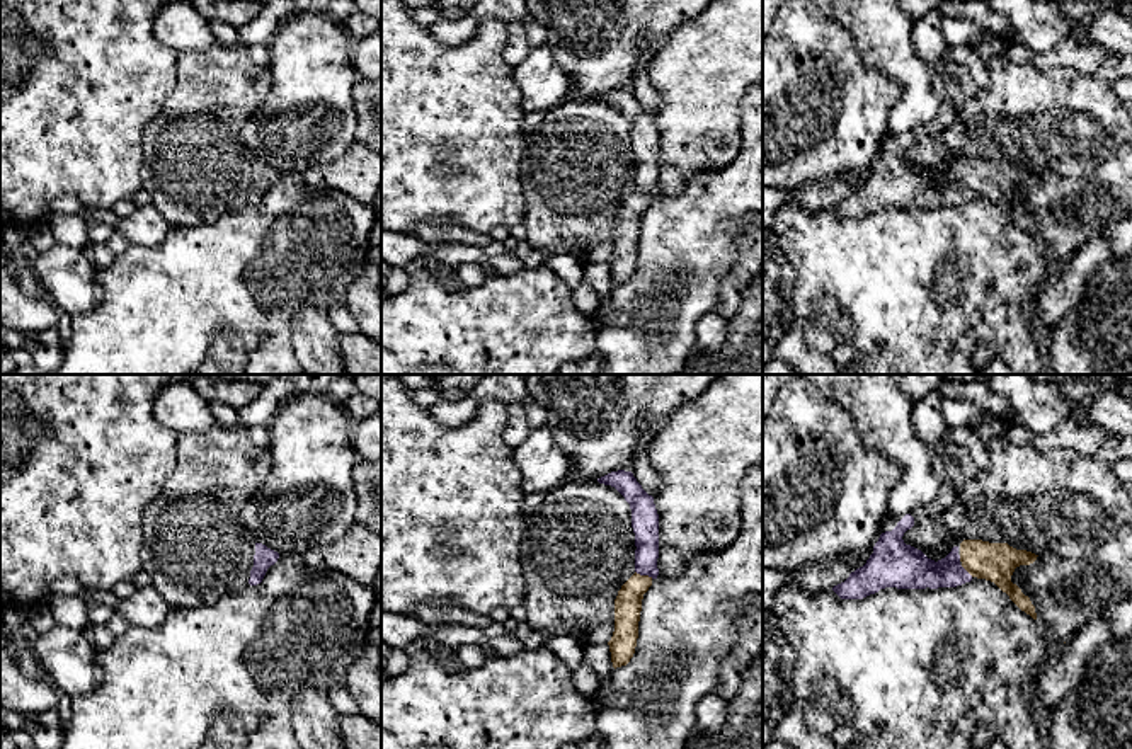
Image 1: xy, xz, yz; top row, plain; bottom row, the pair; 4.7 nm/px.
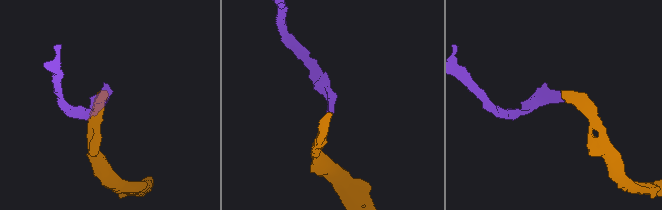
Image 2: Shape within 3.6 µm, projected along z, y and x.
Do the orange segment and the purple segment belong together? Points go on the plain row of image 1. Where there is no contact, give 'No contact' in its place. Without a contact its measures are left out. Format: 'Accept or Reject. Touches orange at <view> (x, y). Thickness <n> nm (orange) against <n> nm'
Accept. Touches orange at xz (644, 194). Thickness 130 nm (orange) against 130 nm

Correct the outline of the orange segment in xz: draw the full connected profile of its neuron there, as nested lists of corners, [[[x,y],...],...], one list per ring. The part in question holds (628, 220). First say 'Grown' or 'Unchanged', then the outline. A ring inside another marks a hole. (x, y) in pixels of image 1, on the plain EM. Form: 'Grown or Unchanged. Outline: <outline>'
Grown. Outline: [[[611,90],[597,100],[615,106],[630,123],[637,165],[635,192],[621,204],[615,218],[615,250],[608,264],[616,288],[626,284],[635,272],[642,218],[659,194],[659,133],[654,116],[642,107],[632,90]]]

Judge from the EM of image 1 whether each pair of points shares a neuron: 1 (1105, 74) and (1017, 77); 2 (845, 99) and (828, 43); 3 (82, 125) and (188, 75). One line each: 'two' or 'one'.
1: two
2: one
3: two

